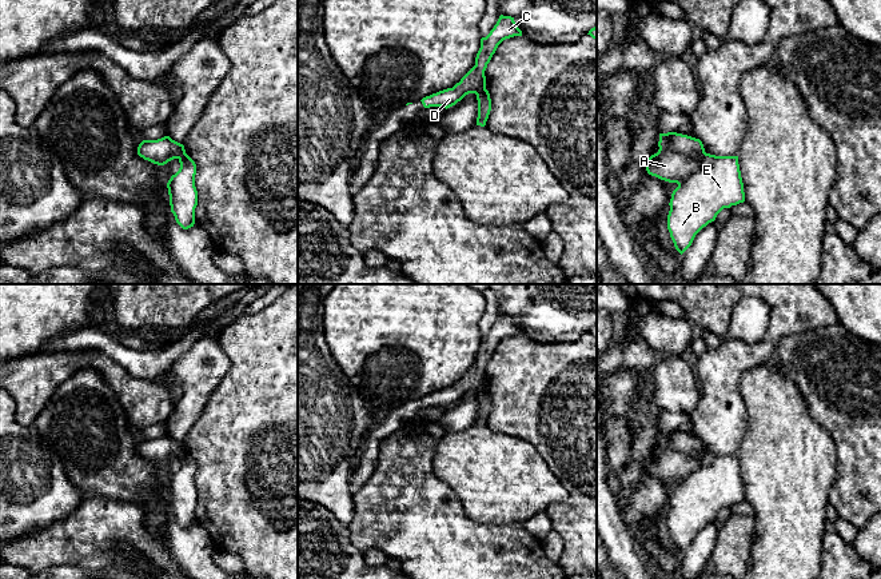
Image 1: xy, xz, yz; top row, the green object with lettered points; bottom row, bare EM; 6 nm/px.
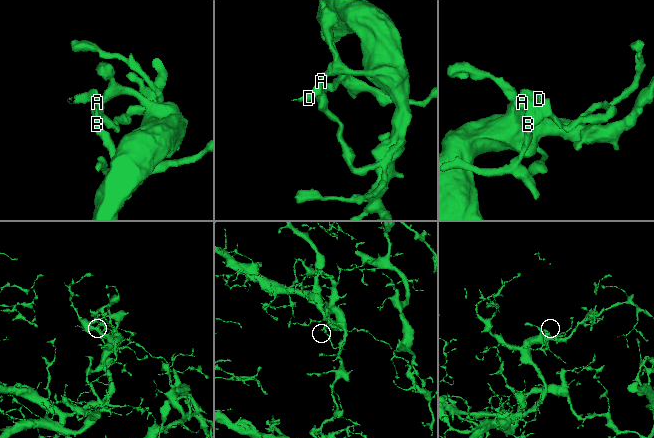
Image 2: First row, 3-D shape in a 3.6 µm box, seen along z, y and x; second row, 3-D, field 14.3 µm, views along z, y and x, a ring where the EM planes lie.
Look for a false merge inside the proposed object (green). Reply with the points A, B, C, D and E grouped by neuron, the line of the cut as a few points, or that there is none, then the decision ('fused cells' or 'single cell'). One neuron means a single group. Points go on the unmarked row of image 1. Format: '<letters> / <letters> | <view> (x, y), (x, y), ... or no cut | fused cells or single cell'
A B C E / D | yz (660, 446), (666, 446), (694, 458), (698, 458), (705, 451) | fused cells

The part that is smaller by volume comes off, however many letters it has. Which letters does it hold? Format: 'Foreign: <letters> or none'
Foreign: D

